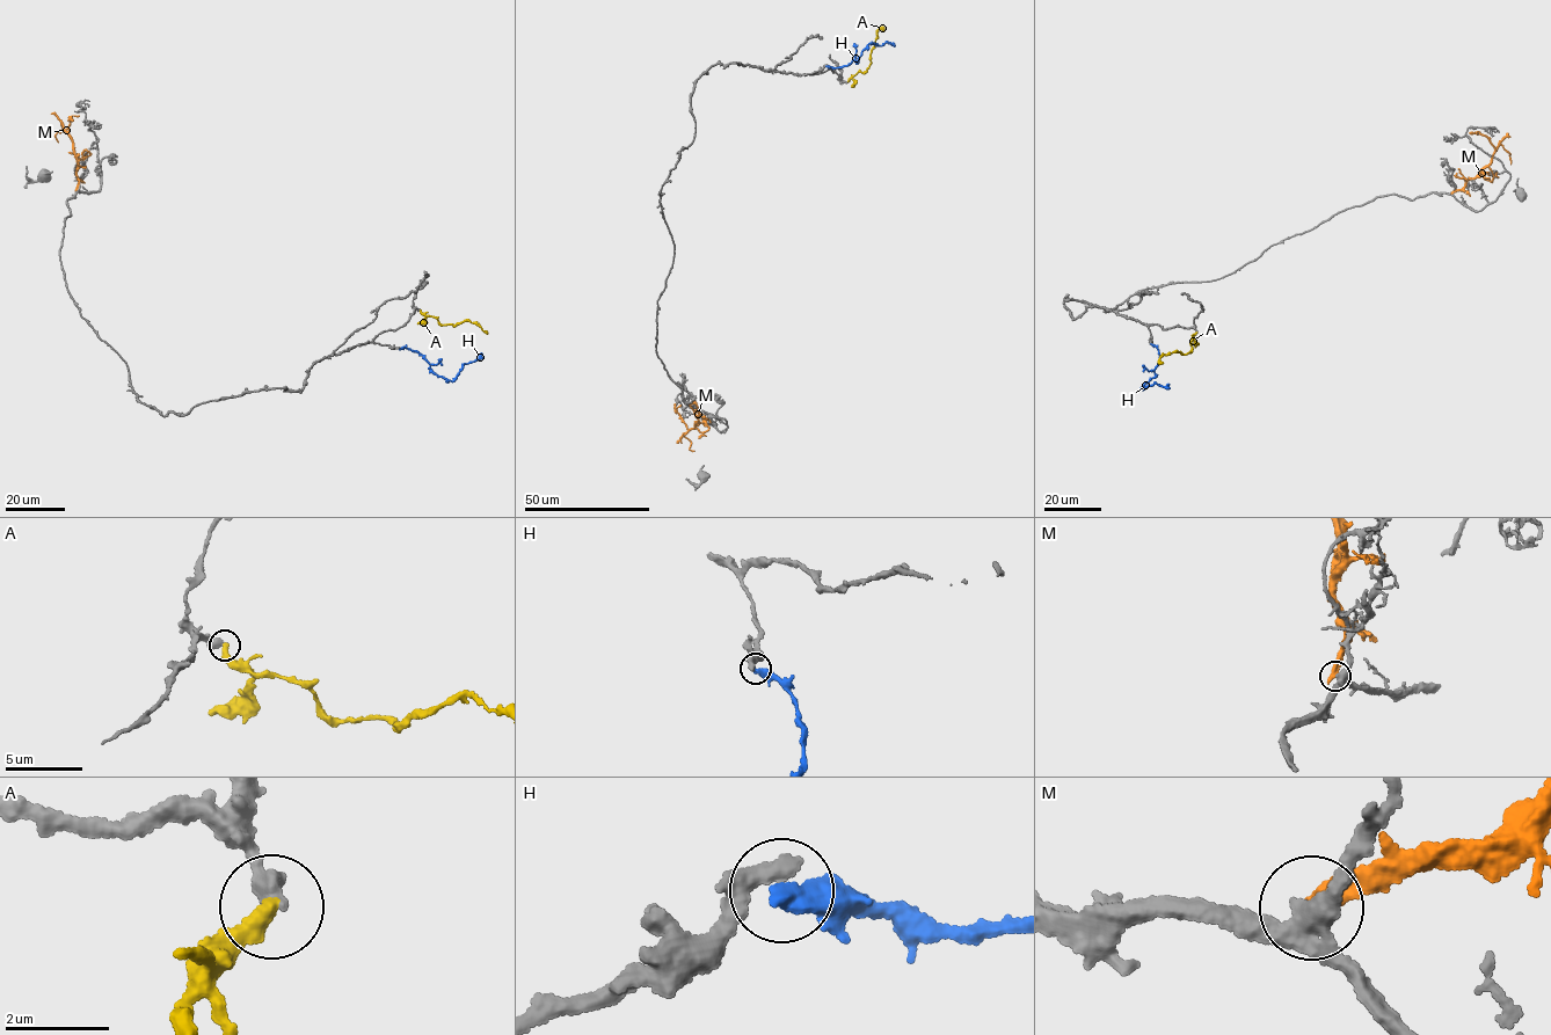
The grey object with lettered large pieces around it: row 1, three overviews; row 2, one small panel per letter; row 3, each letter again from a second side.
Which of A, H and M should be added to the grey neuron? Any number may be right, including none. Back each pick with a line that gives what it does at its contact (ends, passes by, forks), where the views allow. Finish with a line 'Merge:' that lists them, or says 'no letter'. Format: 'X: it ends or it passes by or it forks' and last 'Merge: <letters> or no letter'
Merge: no letter

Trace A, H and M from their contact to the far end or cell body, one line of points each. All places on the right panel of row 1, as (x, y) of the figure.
A: (1196, 332), (1189, 354), (1160, 355), (1158, 364)
H: (1151, 344), (1158, 350), (1160, 358), (1155, 376), (1141, 390), (1167, 384)
M: (1451, 192), (1490, 164), (1499, 145), (1508, 153), (1511, 165)

